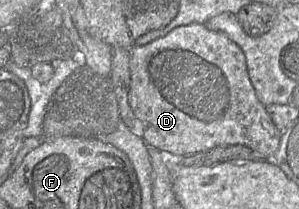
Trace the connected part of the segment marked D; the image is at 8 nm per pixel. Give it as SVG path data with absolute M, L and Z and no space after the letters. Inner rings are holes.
M192 23L178 26L164 37L160 37L143 46L130 49L130 93L129 104L138 119L138 133L150 147L167 151L175 156L186 156L208 151L216 147L243 145L252 149L261 159L272 160L280 146L282 131L274 124L266 111L266 106L258 99L247 71L246 58L241 48L224 33L208 30L204 24Z

